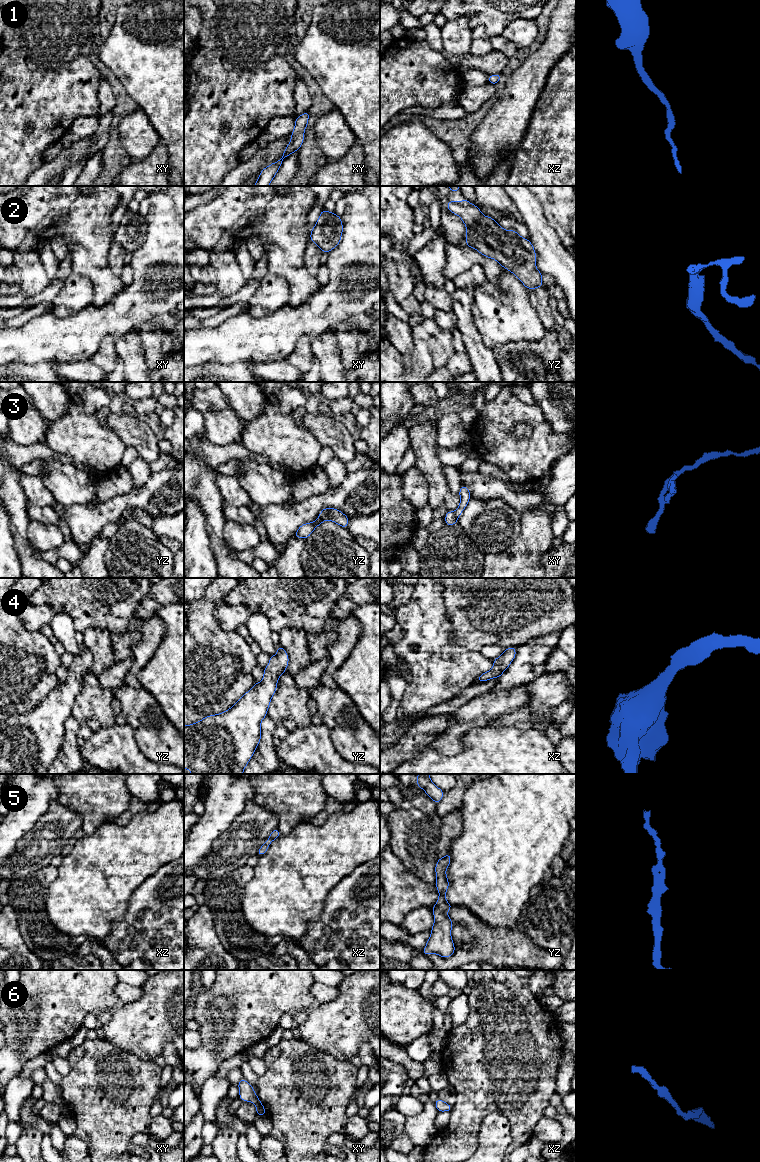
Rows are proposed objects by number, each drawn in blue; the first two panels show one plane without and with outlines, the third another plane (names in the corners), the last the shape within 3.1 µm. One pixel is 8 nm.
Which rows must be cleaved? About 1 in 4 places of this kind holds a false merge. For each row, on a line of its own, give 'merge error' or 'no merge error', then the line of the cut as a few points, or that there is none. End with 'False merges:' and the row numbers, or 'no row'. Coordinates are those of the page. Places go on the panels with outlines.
1: no merge error; no cut
2: no merge error; no cut
3: merge error; cut in xy along (453, 512), (457, 521)
4: no merge error; no cut
5: no merge error; no cut
6: no merge error; no cut
False merges: 3

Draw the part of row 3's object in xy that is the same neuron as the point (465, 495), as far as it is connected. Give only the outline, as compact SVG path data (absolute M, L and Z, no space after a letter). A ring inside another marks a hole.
M464 485L461 486L458 494L460 495L460 503L458 508L455 510L454 514L457 517L457 519L459 518L459 516L461 515L461 513L463 512L463 510L466 508L470 498L471 498L471 493L468 490L468 488Z

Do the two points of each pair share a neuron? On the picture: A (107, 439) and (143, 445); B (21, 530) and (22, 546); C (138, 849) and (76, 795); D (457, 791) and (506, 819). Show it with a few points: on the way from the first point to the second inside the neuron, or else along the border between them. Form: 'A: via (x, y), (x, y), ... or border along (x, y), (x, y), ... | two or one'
A: border along (110, 428), (126, 446) | two
B: via (21, 534), (22, 542) | one
C: border along (108, 820), (86, 834) | two
D: border along (473, 784), (465, 791), (461, 800) | two

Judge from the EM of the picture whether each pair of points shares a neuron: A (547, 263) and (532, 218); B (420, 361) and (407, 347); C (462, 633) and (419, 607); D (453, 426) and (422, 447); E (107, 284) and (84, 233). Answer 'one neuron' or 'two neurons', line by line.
A: one neuron
B: two neurons
C: two neurons
D: two neurons
E: one neuron

